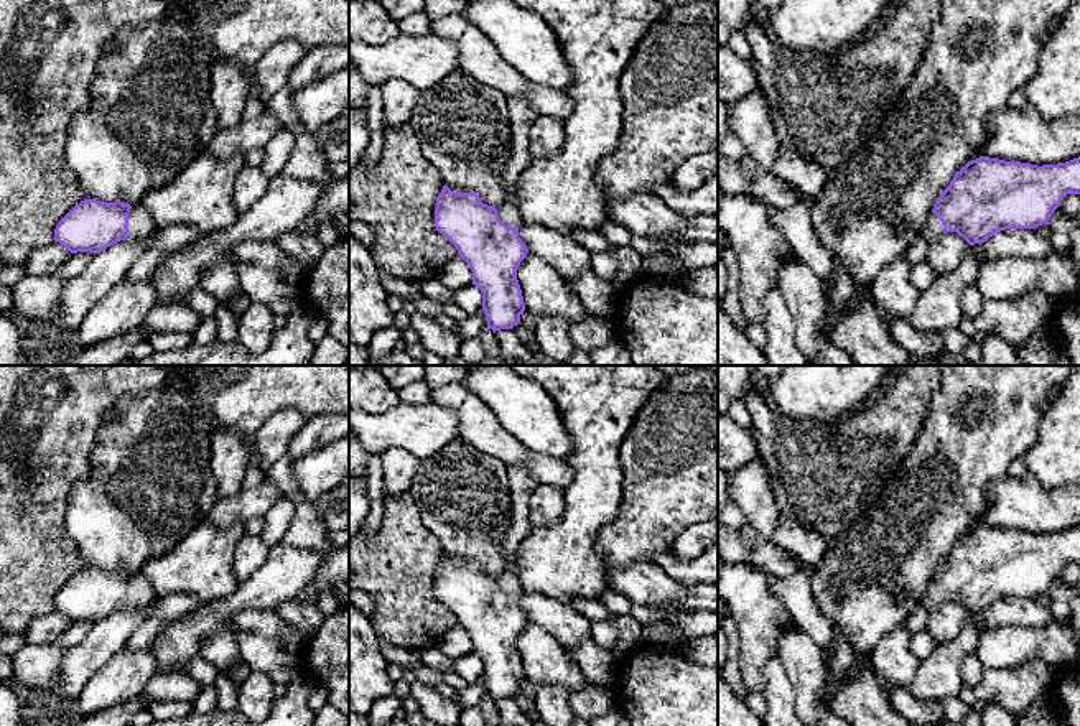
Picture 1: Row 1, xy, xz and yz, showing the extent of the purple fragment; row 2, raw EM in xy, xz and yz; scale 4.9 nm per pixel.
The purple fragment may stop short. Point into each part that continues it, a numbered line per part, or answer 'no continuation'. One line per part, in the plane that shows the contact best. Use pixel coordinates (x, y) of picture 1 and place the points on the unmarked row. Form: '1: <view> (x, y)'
1: xy (140, 593)

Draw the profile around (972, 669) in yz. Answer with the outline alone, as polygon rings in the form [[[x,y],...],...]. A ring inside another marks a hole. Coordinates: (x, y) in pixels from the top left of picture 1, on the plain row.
[[[968,654],[961,663],[961,683],[963,686],[975,688],[985,677],[986,667],[978,659],[978,654]]]

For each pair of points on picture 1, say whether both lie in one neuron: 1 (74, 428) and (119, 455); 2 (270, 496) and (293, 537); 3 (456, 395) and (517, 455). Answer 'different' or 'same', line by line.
1: different
2: different
3: same

